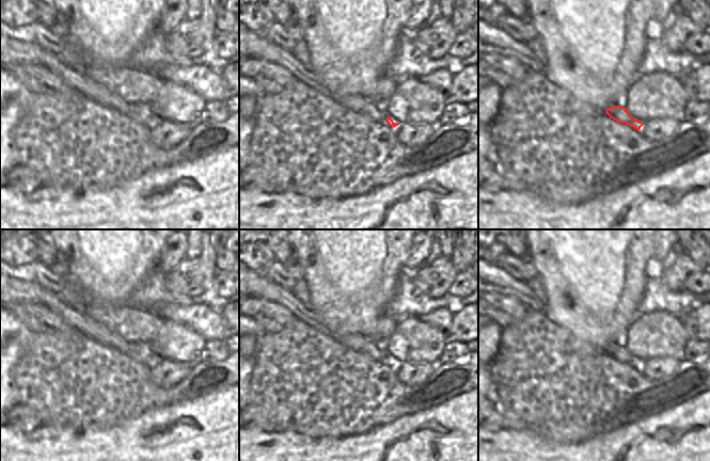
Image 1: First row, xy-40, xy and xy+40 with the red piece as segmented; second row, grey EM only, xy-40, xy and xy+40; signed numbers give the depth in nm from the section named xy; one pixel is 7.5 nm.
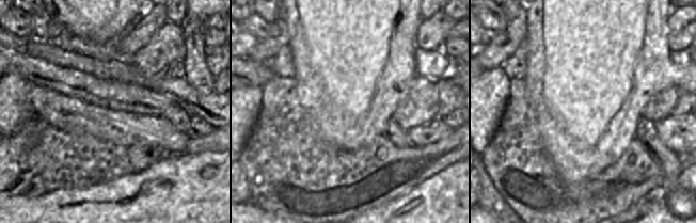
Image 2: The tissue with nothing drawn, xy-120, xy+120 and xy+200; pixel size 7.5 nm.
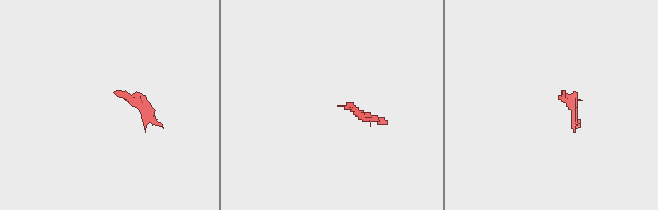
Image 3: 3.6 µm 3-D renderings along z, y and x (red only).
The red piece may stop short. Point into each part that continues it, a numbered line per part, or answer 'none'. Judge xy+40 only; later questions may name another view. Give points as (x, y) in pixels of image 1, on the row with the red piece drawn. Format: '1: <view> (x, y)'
none

